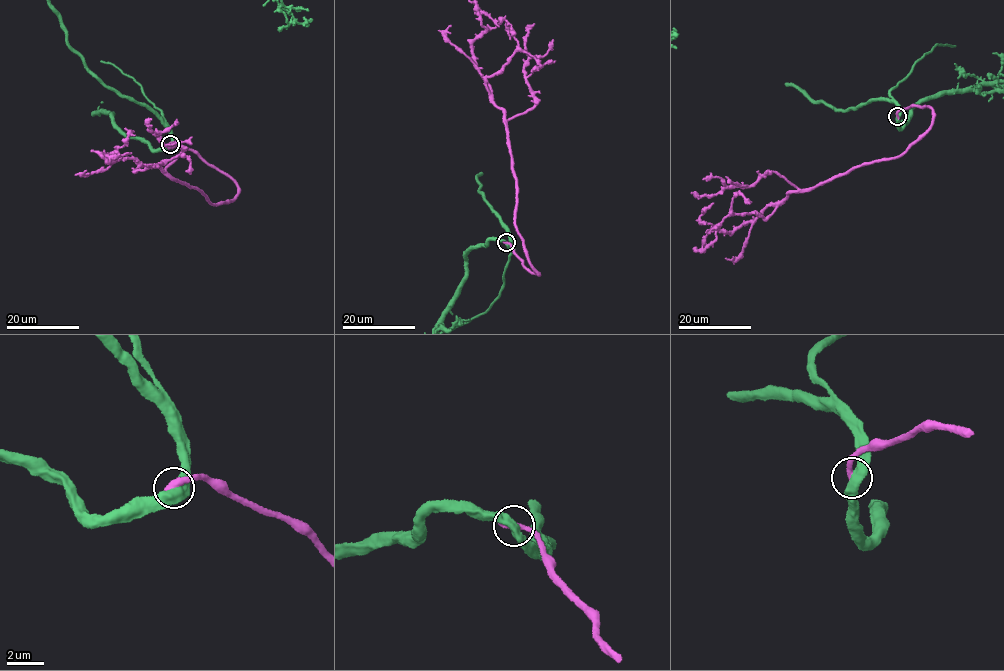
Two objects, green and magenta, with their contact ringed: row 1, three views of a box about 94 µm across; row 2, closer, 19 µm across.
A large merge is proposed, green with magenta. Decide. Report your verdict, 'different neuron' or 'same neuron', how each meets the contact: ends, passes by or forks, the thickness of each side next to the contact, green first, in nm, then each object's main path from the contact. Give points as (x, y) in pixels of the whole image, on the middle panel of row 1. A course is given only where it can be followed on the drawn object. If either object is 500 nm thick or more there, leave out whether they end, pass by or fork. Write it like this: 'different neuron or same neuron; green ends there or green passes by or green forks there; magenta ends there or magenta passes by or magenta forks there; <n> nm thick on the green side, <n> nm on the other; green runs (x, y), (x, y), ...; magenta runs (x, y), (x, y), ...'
different neuron; 550 nm thick on the green side, 400 nm on the other; green runs (506, 243), (512, 249), (514, 248), (501, 292), (485, 312); magenta runs (506, 243), (539, 274), (515, 223), (507, 124), (474, 55), (473, 41), (486, 28)

